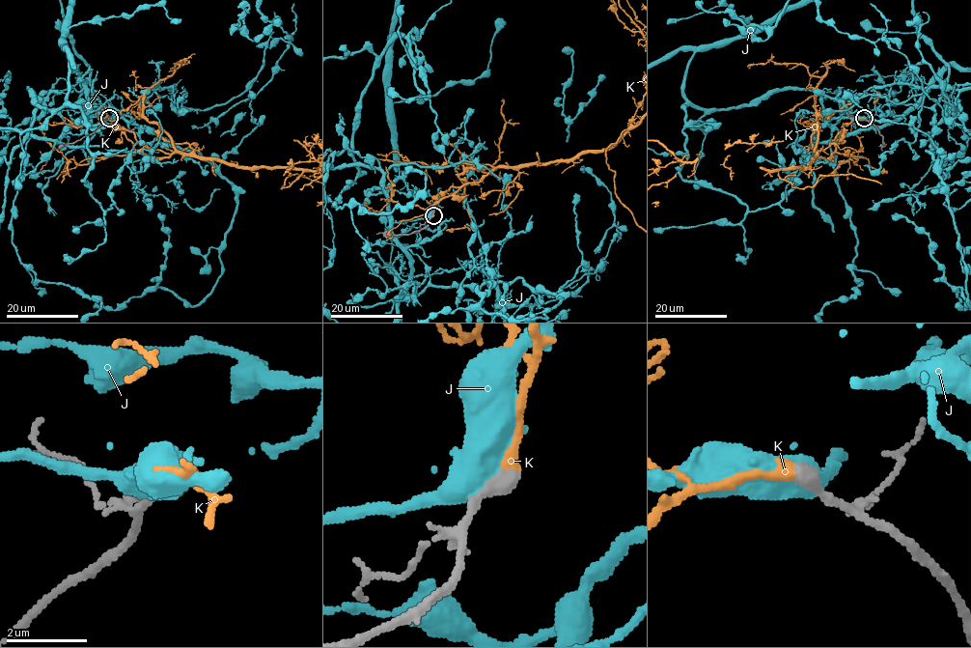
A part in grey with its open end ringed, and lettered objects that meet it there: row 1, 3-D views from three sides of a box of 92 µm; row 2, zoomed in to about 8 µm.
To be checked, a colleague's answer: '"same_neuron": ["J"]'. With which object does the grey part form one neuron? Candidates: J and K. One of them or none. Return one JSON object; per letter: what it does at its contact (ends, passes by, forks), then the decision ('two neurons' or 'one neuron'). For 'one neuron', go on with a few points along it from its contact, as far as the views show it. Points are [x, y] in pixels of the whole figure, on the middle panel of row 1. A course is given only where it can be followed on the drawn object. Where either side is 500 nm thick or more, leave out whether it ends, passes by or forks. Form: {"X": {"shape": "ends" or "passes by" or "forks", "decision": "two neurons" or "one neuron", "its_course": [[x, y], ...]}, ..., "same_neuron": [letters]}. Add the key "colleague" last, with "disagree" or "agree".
{"J": {"decision": "two neurons"}, "K": {"shape": "ends", "decision": "one neuron"}, "same_neuron": ["K"], "colleague": "disagree"}

